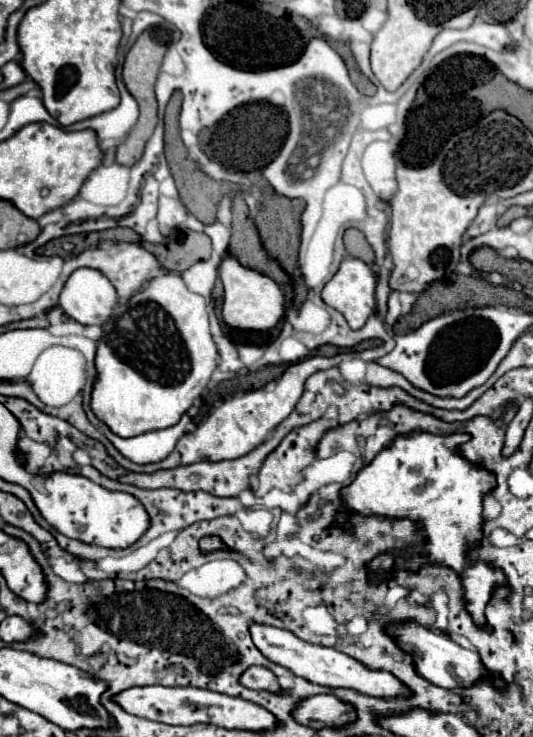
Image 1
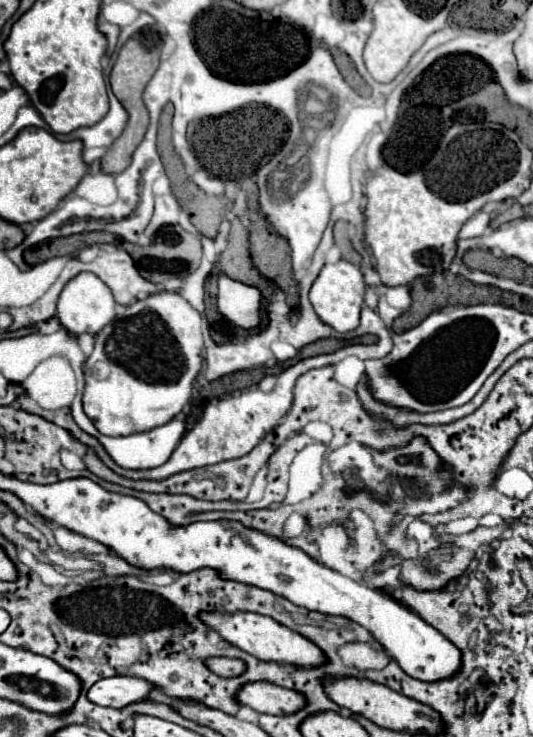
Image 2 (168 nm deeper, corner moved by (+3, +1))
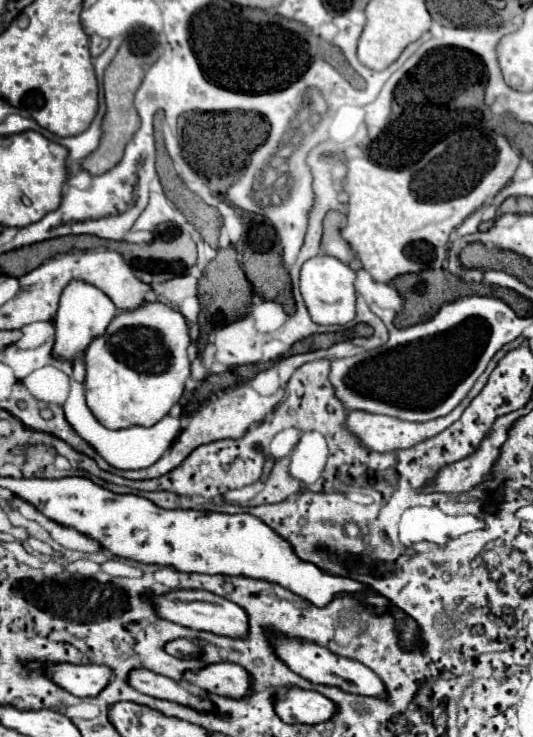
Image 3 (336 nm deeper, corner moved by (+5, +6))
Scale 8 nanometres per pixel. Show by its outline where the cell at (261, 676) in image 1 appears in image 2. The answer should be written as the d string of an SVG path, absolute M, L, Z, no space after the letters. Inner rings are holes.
M208 657L204 665L220 677L238 677L244 671L244 663L230 657Z

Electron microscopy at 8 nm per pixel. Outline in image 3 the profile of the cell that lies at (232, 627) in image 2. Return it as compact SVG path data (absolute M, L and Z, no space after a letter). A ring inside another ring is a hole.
M178 590L178 592L164 594L164 596L156 596L156 598L152 598L152 602L154 602L160 618L176 622L180 626L212 632L212 634L226 636L226 638L246 638L248 630L250 630L248 614L244 608L240 608L238 604L234 604L222 596L206 592L206 590Z

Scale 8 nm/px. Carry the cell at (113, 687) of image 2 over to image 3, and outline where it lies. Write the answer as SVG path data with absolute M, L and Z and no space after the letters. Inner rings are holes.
M60 664L50 666L50 676L56 684L80 698L98 696L112 680L112 670L108 666L72 666Z

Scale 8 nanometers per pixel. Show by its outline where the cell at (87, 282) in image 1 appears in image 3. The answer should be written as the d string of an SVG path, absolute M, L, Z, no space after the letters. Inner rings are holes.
M72 280L60 296L60 306L54 316L54 326L56 326L56 344L54 344L54 356L64 358L64 360L76 360L84 356L84 350L88 344L104 334L108 322L114 318L116 306L114 302L96 286L84 282L84 280Z

